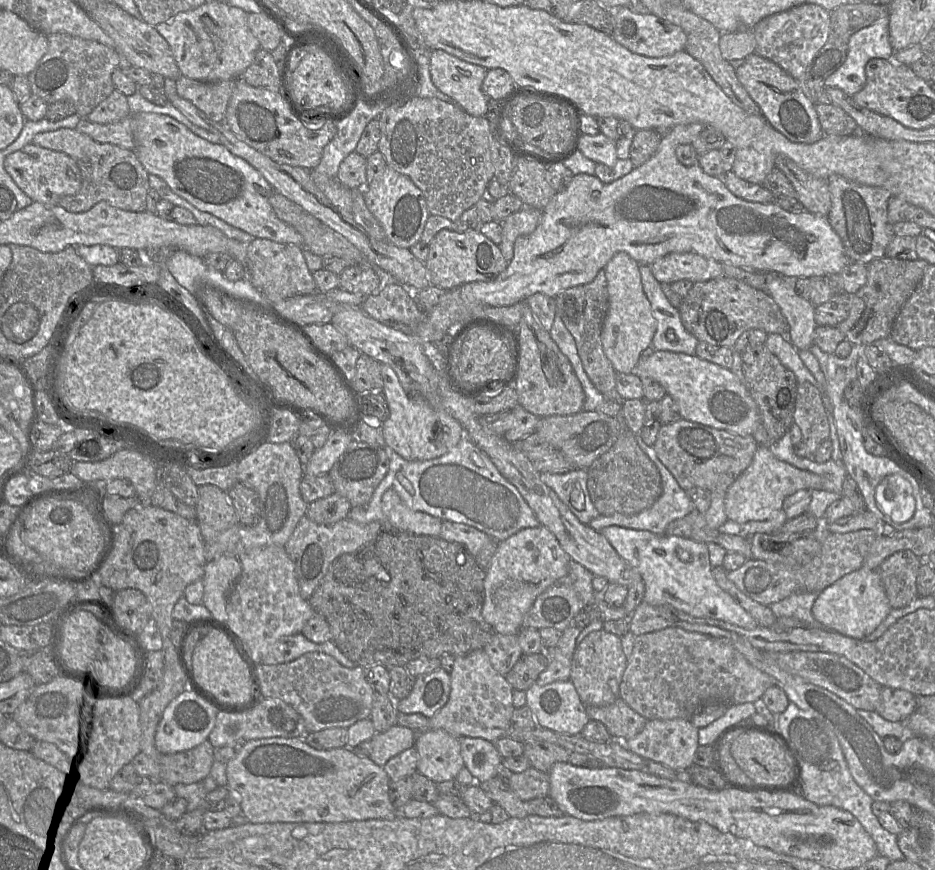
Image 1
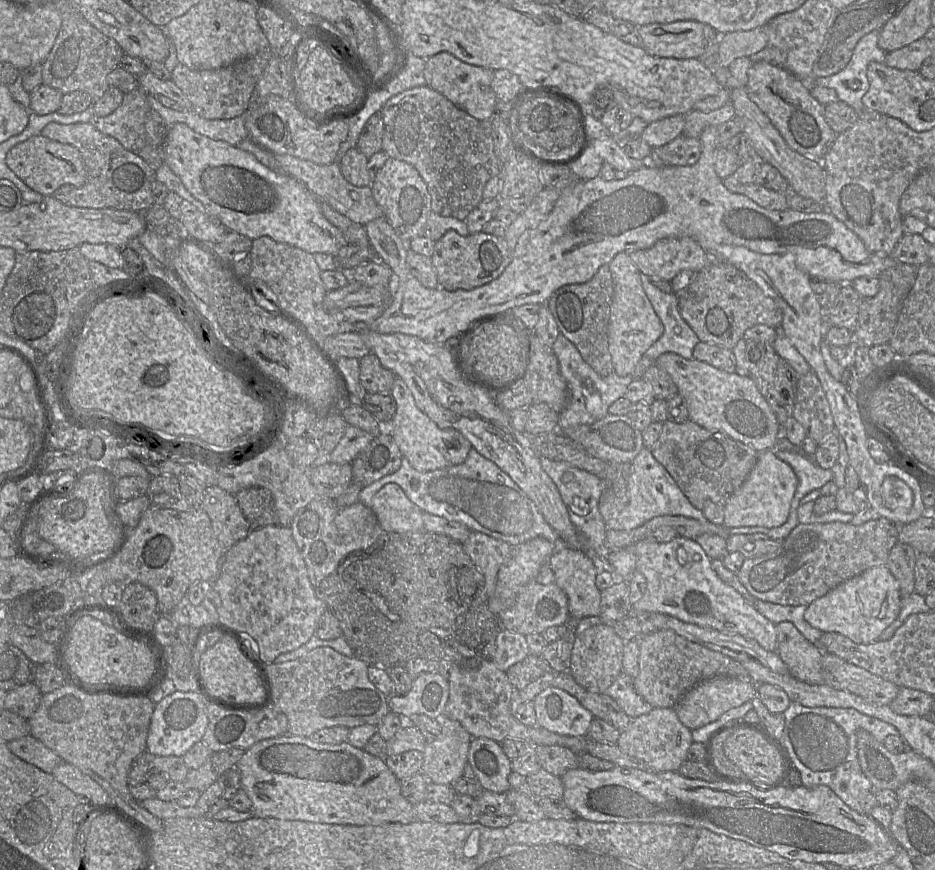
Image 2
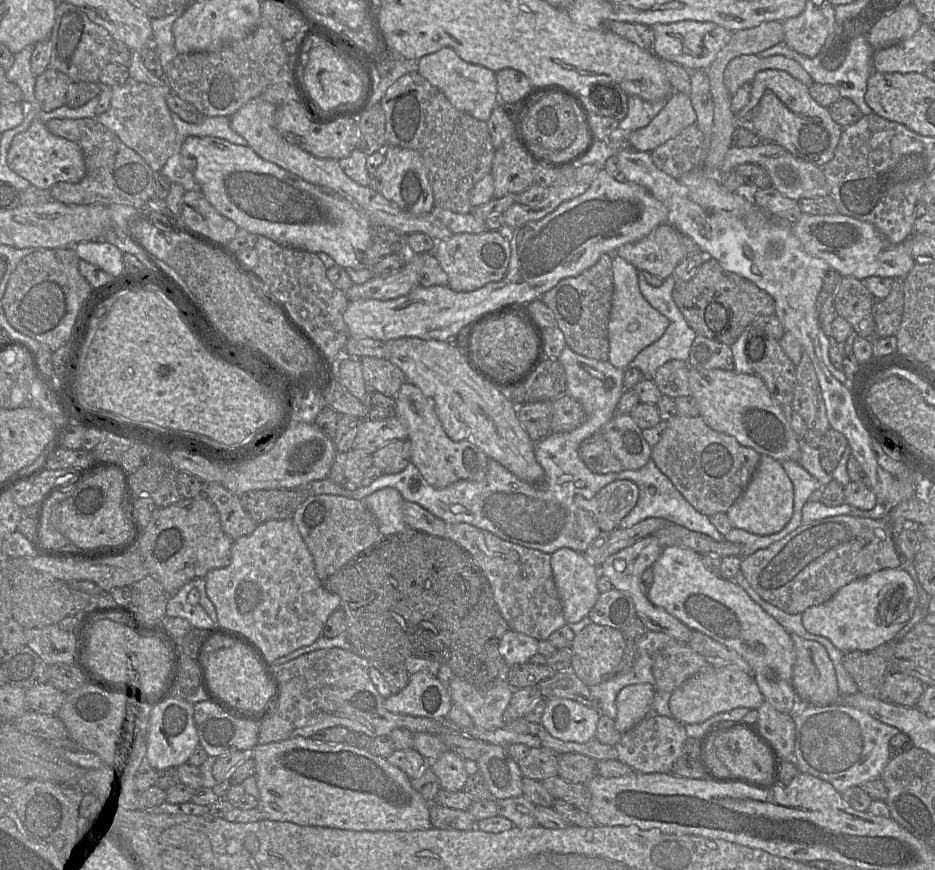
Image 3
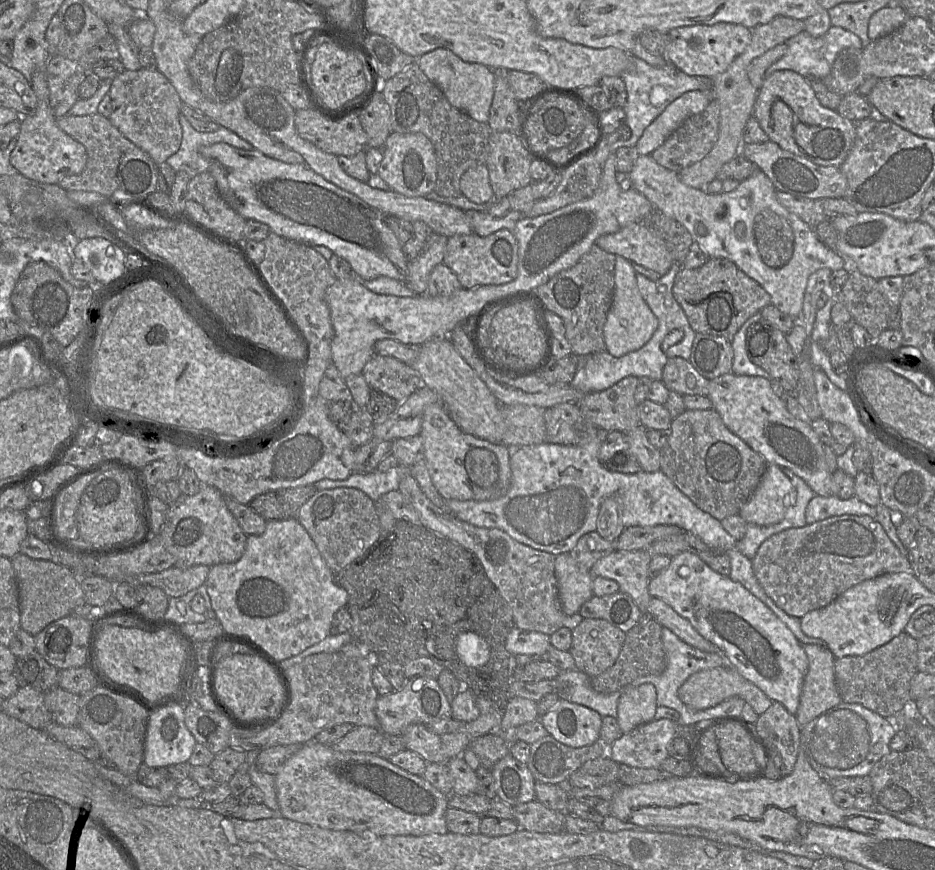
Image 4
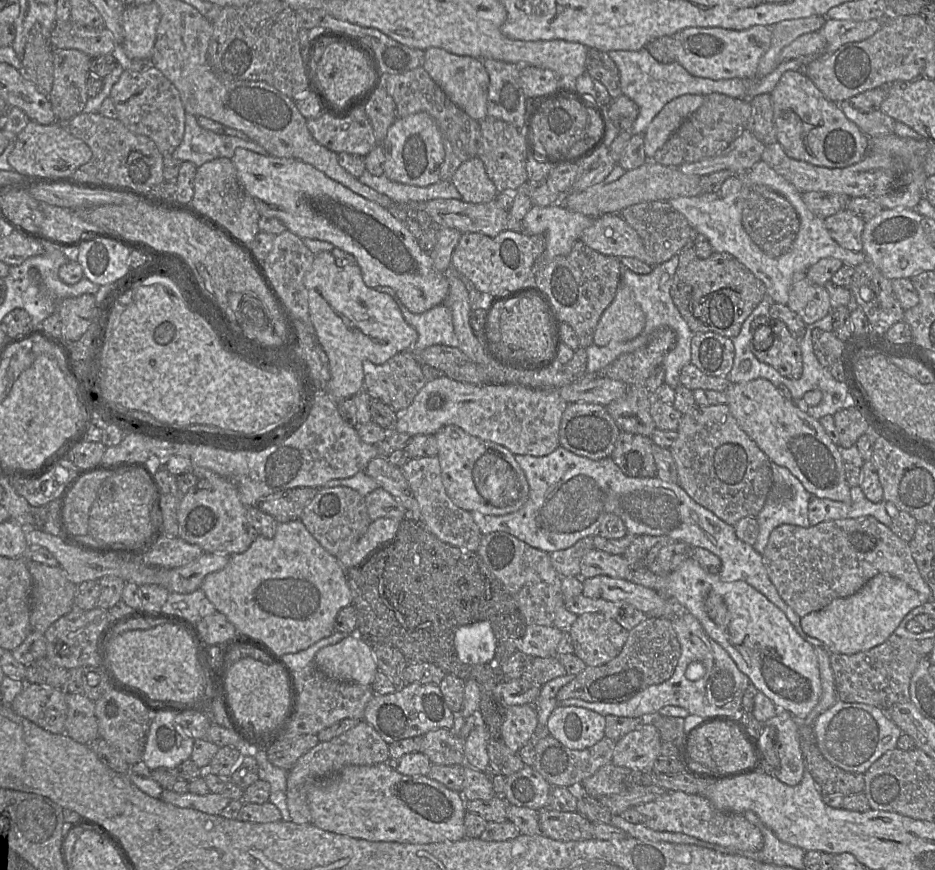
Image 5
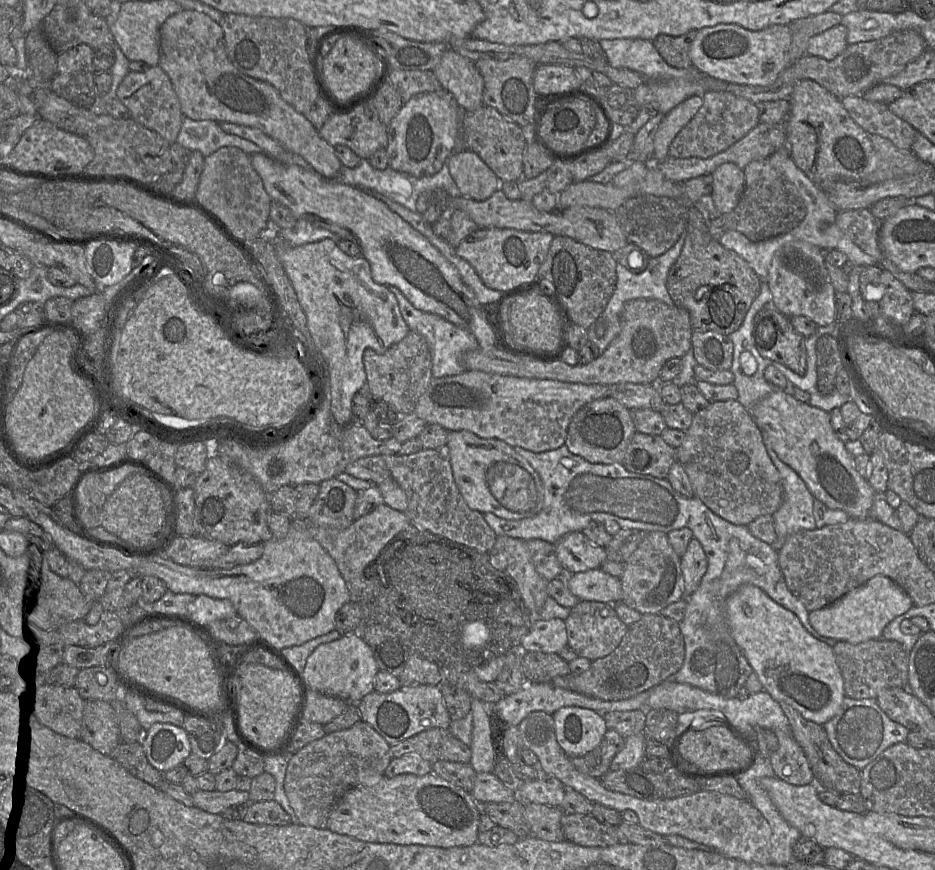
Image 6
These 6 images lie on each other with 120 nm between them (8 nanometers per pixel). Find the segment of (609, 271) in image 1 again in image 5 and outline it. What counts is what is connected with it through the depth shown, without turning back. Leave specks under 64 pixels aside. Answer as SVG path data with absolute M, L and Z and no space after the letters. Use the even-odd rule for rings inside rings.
M620 281L613 301L597 323L593 342L600 347L627 342L636 338L644 326L645 314L636 302L632 289Z

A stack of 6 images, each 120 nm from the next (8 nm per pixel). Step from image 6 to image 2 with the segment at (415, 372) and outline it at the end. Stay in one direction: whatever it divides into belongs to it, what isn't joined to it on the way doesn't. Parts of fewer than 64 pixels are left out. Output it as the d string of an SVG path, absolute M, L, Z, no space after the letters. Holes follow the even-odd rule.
M369 353L360 359L360 381L367 392L390 393L396 375L382 366L378 357Z

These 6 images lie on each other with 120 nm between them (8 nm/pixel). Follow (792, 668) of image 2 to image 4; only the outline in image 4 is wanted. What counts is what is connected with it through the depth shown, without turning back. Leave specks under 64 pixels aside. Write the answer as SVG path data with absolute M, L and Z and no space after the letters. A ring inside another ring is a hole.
M816 644L802 645L808 657L808 670L795 714L801 729L811 720L842 702L834 673L836 658L830 649Z

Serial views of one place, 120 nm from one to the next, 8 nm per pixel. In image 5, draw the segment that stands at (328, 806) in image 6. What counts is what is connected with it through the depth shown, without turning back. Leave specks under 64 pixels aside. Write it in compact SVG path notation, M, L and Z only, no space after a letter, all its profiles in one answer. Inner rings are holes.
M359 721L355 727L332 740L319 742L315 747L303 754L288 771L286 796L291 816L290 821L296 824L312 822L307 801L308 784L318 779L332 776L346 766L376 765L379 763L388 763L389 759L389 745L366 721Z

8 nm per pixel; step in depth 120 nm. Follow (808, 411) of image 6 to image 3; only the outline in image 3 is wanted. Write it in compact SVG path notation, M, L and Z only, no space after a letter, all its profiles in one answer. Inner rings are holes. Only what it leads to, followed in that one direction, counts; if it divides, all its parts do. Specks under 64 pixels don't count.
M689 368L691 396L699 406L699 416L712 429L733 436L741 445L775 460L797 461L800 456L800 439L786 420L764 381L756 374L735 370Z

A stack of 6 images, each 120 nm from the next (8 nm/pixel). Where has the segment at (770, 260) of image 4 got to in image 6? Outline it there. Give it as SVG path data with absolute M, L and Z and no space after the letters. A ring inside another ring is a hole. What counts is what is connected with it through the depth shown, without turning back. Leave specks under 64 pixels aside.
M768 158L750 162L743 171L745 185L737 206L728 214L718 215L708 221L708 231L713 239L719 241L725 232L737 231L751 242L762 242L790 232L804 220L806 208L798 190L769 164Z

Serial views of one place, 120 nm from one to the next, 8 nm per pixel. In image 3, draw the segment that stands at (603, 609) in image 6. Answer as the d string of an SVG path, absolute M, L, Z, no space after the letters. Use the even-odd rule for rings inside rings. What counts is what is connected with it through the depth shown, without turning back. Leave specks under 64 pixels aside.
M591 623L574 637L571 644L570 670L588 687L605 682L619 673L625 646L626 639L621 630Z

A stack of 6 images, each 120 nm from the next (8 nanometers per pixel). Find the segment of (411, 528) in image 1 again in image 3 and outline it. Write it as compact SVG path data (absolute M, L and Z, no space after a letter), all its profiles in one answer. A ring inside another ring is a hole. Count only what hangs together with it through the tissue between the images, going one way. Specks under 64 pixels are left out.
M385 487L362 501L376 518L381 535L400 533L407 527L403 519L405 499L397 489Z

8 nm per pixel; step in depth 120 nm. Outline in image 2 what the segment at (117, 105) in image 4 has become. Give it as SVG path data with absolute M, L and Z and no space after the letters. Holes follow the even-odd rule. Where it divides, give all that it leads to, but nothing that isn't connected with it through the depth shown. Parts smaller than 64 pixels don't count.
M141 88L124 94L121 105L110 115L94 116L90 123L100 132L118 140L122 146L143 158L152 169L157 170L164 163L164 142L168 126L150 106L148 94Z

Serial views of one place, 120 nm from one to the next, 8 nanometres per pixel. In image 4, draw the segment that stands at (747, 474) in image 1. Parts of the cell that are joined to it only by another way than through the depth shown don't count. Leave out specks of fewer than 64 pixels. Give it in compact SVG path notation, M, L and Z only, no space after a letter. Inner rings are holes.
M768 464L760 482L739 515L758 526L777 524L796 502L796 488L781 467Z

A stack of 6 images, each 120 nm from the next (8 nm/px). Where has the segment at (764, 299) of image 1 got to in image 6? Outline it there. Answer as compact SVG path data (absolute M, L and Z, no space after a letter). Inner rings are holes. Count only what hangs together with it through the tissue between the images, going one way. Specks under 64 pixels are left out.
M697 206L688 208L687 235L679 257L668 272L666 288L673 304L688 313L693 331L713 331L728 336L742 325L751 304L760 293L761 283L746 261L711 237L708 221L704 211Z

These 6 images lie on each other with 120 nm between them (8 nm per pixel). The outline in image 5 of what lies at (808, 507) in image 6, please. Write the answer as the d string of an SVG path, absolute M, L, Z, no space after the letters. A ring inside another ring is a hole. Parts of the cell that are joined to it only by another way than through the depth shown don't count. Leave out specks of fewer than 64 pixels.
M771 462L773 473L773 486L767 496L764 507L757 514L756 519L759 533L753 548L763 554L770 533L782 524L791 524L801 527L810 527L808 518L808 505L812 497L799 481L786 467ZM782 486L788 486L793 496L784 499L780 493Z

